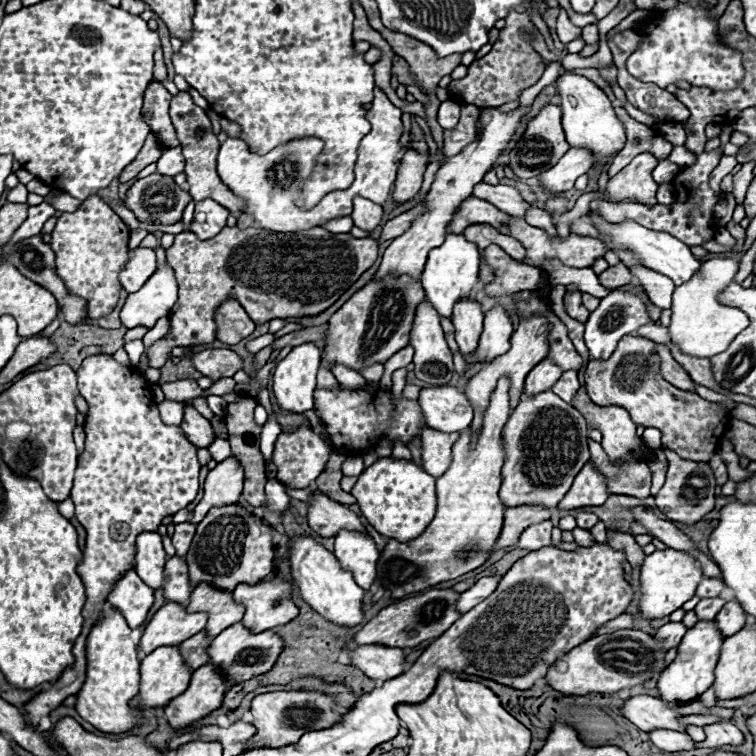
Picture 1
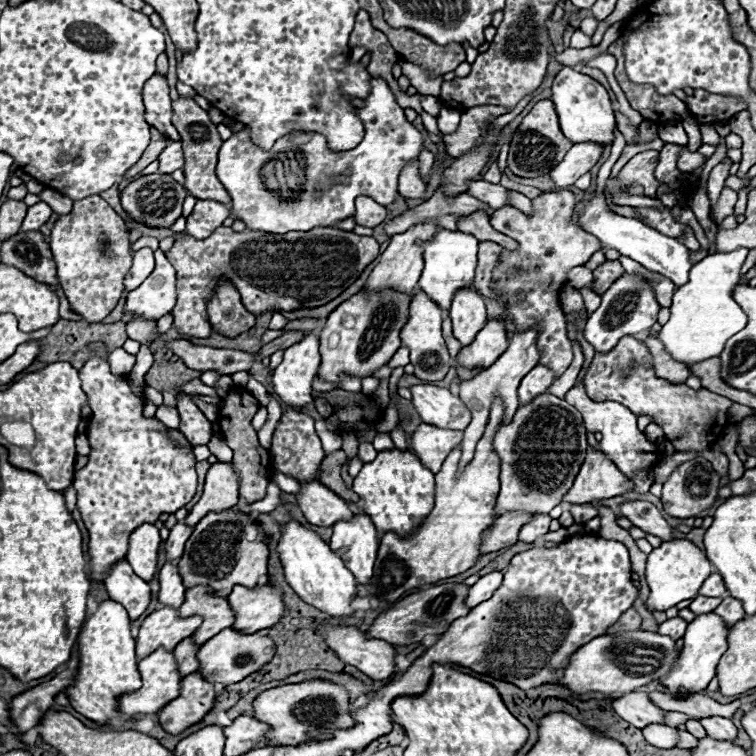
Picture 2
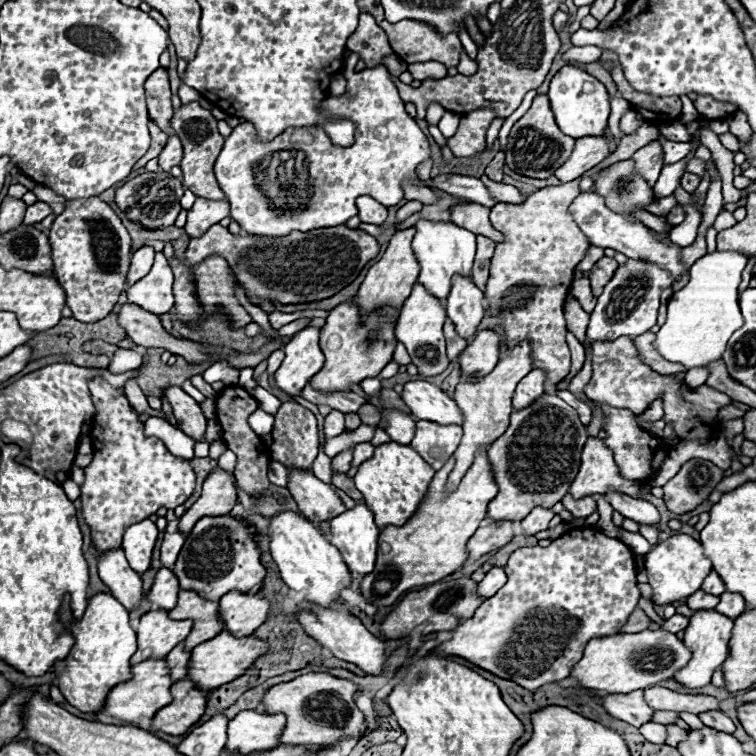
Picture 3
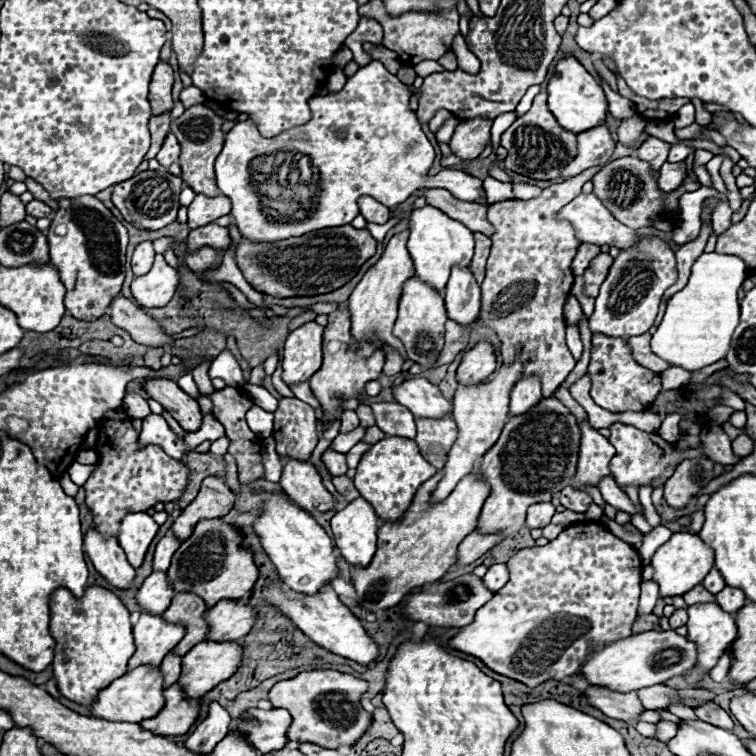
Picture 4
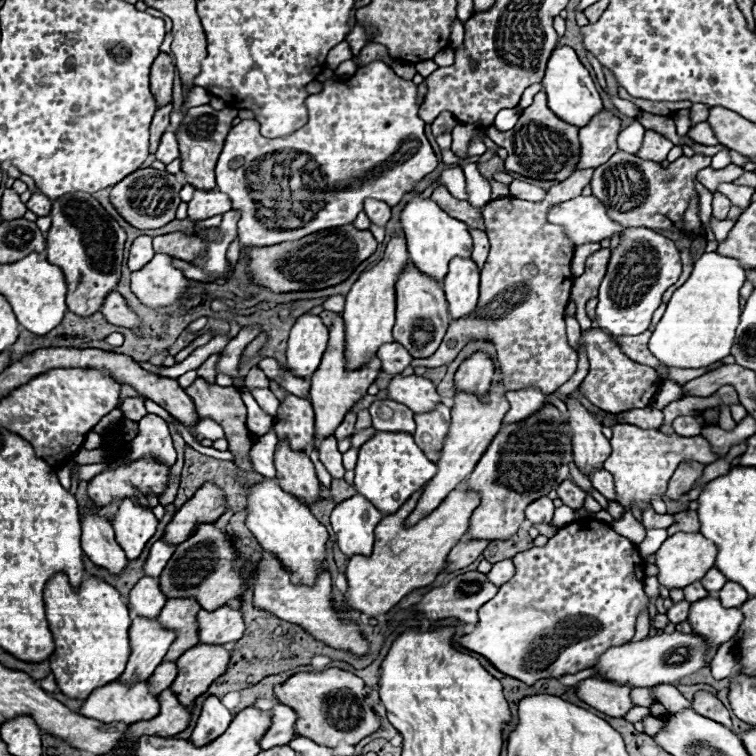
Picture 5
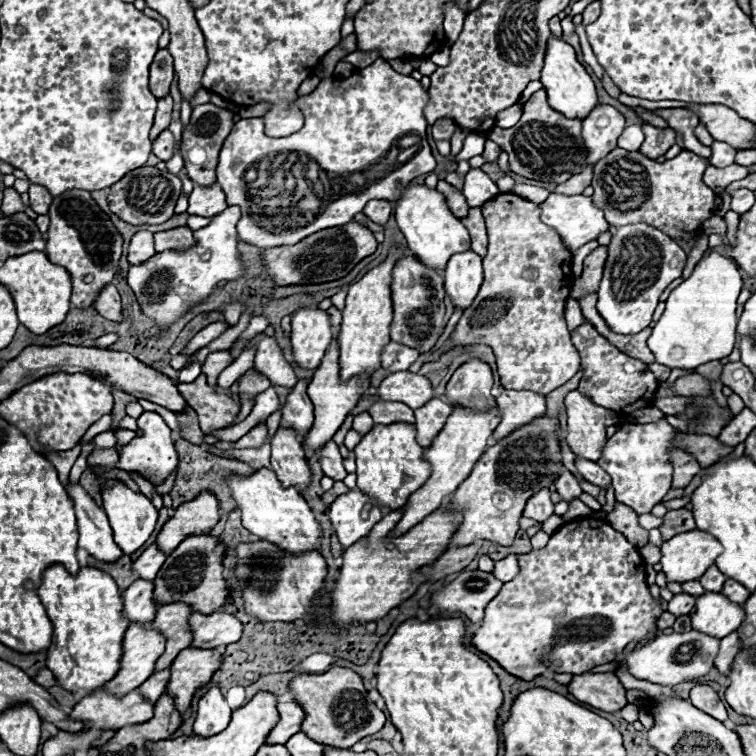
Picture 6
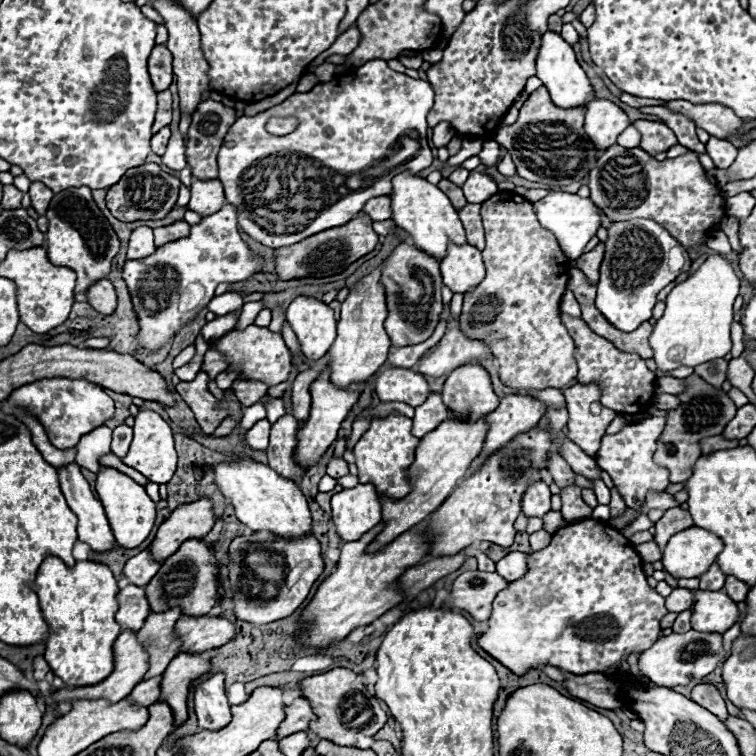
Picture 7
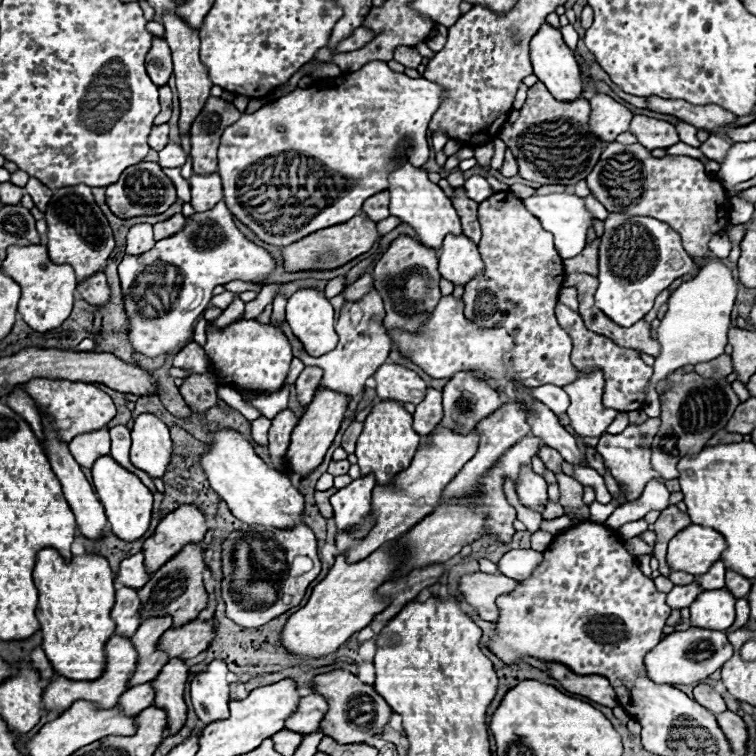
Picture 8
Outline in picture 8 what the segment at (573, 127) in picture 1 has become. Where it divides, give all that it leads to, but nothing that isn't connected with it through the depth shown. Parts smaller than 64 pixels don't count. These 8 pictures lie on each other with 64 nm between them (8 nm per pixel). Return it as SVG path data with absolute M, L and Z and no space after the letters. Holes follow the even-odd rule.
M544 24L538 34L532 38L532 66L534 66L534 74L540 78L540 82L546 84L546 88L552 92L552 96L560 102L568 102L568 100L576 100L578 96L582 96L584 92L584 84L580 78L580 66L574 58L574 52L564 44L560 30L552 28L550 24Z

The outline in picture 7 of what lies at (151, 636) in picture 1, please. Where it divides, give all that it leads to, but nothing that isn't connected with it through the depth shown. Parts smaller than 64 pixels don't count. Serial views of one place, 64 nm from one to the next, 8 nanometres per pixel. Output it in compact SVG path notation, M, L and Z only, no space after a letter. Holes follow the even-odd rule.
M124 630L118 638L116 638L116 644L114 644L114 672L100 684L94 684L94 686L84 686L84 688L60 688L58 692L54 692L50 696L50 702L74 702L76 698L78 700L86 700L86 698L106 698L110 702L118 702L122 698L126 698L136 684L140 684L144 680L144 674L146 674L146 666L148 666L148 650L146 646L136 638L138 632L130 632L130 630Z

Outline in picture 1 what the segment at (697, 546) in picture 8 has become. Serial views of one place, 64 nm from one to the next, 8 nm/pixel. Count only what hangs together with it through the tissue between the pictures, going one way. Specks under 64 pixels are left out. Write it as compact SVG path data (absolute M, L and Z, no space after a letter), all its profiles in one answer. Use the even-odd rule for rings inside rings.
M672 548L648 554L640 568L640 590L642 590L638 602L640 616L646 620L658 620L672 614L672 610L678 610L684 602L688 602L694 596L700 580L702 580L700 564L690 554Z

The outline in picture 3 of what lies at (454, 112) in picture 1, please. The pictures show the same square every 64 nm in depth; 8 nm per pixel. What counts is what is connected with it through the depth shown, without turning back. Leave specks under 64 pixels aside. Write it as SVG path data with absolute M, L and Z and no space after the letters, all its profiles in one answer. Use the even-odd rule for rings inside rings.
M444 112L444 116L440 118L440 122L438 122L438 128L440 128L440 132L444 134L444 138L450 138L450 136L454 136L454 132L458 130L458 122L460 122L460 114L452 114L452 112Z

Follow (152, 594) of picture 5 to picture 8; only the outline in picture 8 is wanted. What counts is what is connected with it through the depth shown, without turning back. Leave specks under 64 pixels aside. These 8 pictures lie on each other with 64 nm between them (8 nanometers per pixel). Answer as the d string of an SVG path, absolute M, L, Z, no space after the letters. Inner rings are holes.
M120 588L116 590L116 604L112 608L112 620L116 622L116 634L132 636L140 626L140 598L136 594L136 588Z

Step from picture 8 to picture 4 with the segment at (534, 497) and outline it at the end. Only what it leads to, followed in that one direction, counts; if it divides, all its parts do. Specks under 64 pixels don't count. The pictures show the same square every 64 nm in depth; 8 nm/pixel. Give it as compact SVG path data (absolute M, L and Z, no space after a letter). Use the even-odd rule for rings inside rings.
M538 502L534 506L528 508L528 516L526 516L526 526L530 530L534 528L544 528L550 524L552 516L556 514L556 508L550 502Z

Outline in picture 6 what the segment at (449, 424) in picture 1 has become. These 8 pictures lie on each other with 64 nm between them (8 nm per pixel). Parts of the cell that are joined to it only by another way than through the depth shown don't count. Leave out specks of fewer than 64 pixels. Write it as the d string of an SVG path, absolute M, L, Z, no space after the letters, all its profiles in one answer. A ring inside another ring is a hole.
M408 370L404 372L394 372L390 374L378 388L382 400L390 402L402 402L410 406L412 410L424 406L426 402L432 400L432 384L426 376L412 374Z

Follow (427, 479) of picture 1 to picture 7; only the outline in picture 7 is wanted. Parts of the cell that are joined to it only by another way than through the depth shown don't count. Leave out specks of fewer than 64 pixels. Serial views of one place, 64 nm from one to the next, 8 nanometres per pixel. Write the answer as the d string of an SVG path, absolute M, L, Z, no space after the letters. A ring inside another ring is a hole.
M392 414L382 420L372 420L370 430L352 448L352 452L356 456L360 484L374 484L374 488L380 496L400 500L404 494L408 494L408 490L412 490L408 470L414 462L414 452L416 452L418 444L420 444L420 440L412 434L410 418Z

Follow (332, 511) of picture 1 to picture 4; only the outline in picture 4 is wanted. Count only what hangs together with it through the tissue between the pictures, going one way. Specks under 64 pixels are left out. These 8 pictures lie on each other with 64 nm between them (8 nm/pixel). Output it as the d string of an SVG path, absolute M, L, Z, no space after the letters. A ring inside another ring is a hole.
M282 458L282 462L284 470L280 484L298 506L304 506L310 514L324 514L336 508L334 496L326 490L322 478L310 462L298 462L292 458Z

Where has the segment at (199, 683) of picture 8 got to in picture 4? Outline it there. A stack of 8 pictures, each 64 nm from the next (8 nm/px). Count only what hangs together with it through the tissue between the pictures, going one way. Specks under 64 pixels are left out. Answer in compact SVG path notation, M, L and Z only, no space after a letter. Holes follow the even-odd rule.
M212 702L208 710L208 718L200 726L196 726L196 730L184 742L186 750L192 750L194 754L210 754L216 748L216 742L220 742L220 738L228 734L230 720L232 718L228 716L226 708Z

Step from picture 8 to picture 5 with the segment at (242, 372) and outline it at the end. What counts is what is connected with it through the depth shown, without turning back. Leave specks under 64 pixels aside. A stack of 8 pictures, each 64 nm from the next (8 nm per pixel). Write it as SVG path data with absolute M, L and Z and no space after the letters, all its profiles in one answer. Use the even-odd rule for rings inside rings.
M264 358L264 360L258 364L258 368L262 368L270 380L276 380L276 378L278 378L280 366L278 366L276 358ZM284 370L282 378L280 378L280 384L294 396L300 396L300 398L308 398L308 382L302 380L302 378L294 378L290 372Z

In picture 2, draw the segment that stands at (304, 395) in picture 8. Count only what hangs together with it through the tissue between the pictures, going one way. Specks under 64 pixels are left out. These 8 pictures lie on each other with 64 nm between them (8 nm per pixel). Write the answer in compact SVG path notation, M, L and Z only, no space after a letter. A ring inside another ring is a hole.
M288 408L280 422L278 422L278 428L274 432L274 438L272 438L272 448L270 448L270 458L272 458L272 466L280 472L280 474L286 474L286 476L292 476L294 480L298 482L310 482L312 478L316 478L316 472L320 468L320 462L324 460L326 452L320 444L320 438L316 436L316 430L314 430L314 420L306 414L302 414L300 410L294 410L294 408Z

